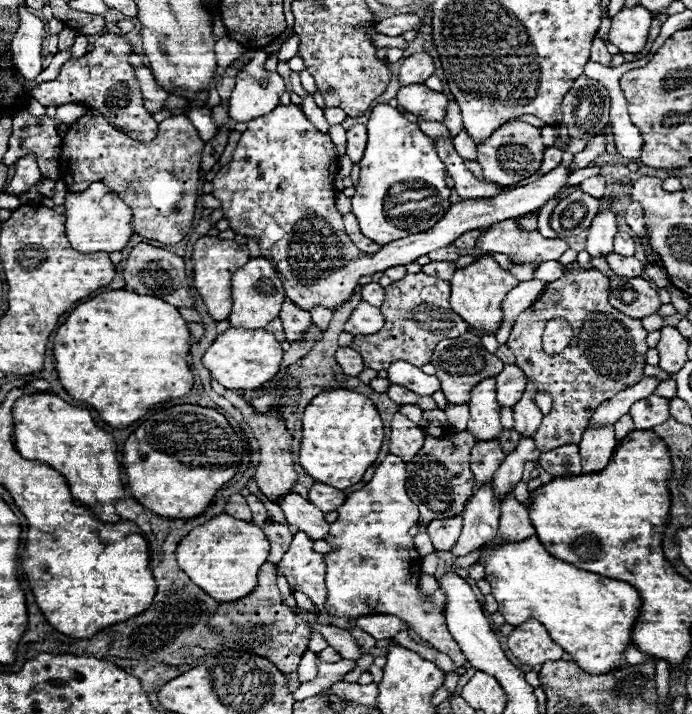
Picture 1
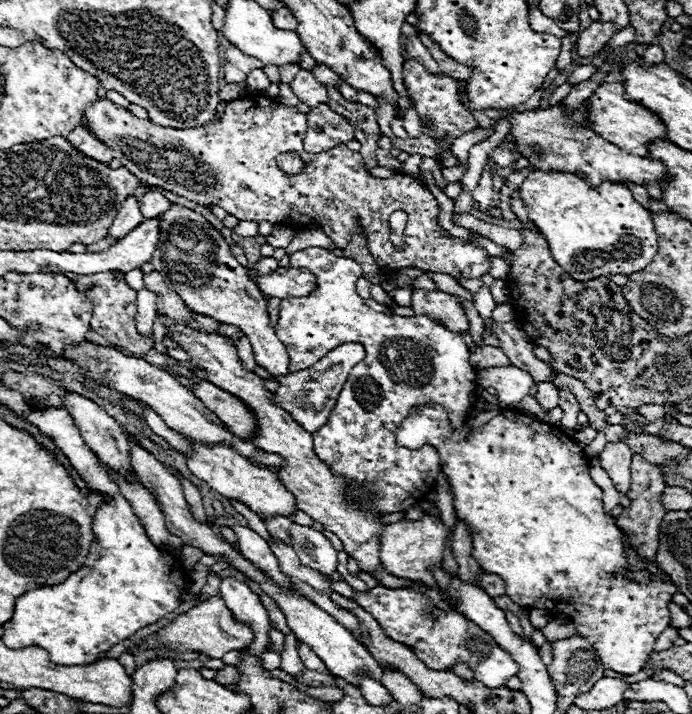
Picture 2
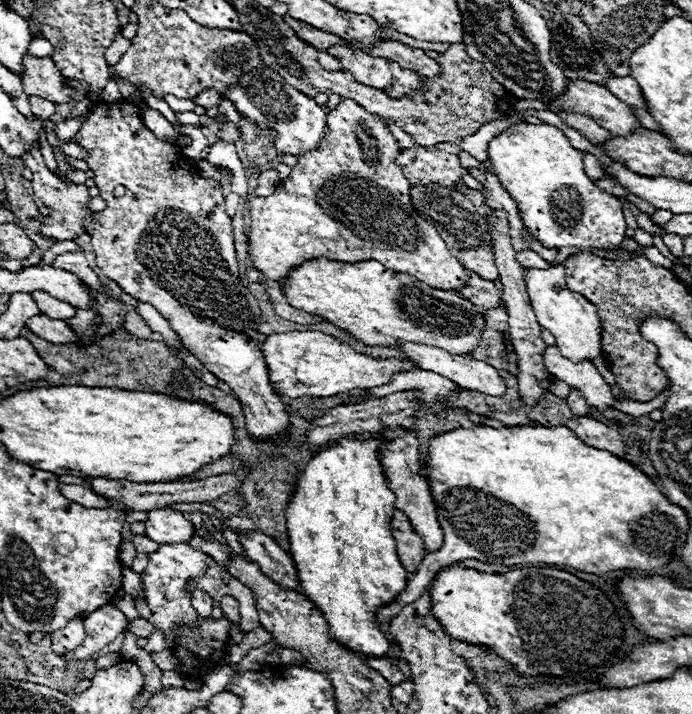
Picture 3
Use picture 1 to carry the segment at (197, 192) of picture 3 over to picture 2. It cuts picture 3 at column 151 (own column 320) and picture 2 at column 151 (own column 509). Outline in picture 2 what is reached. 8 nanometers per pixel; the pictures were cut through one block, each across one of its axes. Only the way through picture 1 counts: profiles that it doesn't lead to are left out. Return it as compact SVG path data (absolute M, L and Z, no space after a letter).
M146 192L140 200L138 200L140 212L146 220L158 218L160 214L164 214L170 208L170 202L166 200L166 196L162 196L160 192Z

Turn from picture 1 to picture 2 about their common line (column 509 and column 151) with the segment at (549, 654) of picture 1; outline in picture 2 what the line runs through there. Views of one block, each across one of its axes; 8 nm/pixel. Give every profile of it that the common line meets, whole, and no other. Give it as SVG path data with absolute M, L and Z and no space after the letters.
M210 596L208 600L204 600L204 602L200 602L200 604L196 604L194 608L190 608L186 614L182 614L182 616L178 616L174 622L170 622L166 628L162 628L162 630L158 630L156 634L152 634L152 636L148 636L148 638L144 638L140 644L136 644L136 646L132 646L130 648L130 652L134 650L134 648L138 648L138 646L142 646L144 642L148 642L150 646L168 646L168 648L182 648L182 650L194 650L194 652L204 652L206 656L210 656L210 658L222 658L228 650L242 650L248 642L252 640L252 630L248 628L248 626L242 626L242 624L238 624L236 620L234 620L234 616L230 614L230 610L226 608L226 604L222 602L222 598L220 596Z

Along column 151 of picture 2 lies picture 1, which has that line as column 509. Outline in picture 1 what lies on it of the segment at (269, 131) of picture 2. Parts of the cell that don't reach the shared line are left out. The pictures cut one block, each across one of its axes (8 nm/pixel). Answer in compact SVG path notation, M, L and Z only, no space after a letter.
M506 122L500 128L496 128L486 140L476 144L476 160L482 166L484 178L488 182L500 184L500 186L512 186L536 172L540 168L540 156L544 152L544 144L540 138L540 128L526 124L526 122Z

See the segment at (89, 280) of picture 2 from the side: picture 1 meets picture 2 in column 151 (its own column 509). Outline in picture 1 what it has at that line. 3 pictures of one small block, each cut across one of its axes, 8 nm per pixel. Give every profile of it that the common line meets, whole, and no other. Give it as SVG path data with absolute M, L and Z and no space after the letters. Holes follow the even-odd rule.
M578 262L566 264L566 270L568 272L558 280L548 282L540 300L518 316L506 342L528 380L532 380L540 392L552 396L552 410L542 418L542 424L534 434L540 452L560 448L560 444L578 444L598 404L612 398L620 388L636 384L646 366L644 352L648 350L648 332L638 318L630 318L610 306L608 278L596 268L578 268ZM556 316L568 320L574 336L566 350L550 356L542 350L542 332L544 324Z

